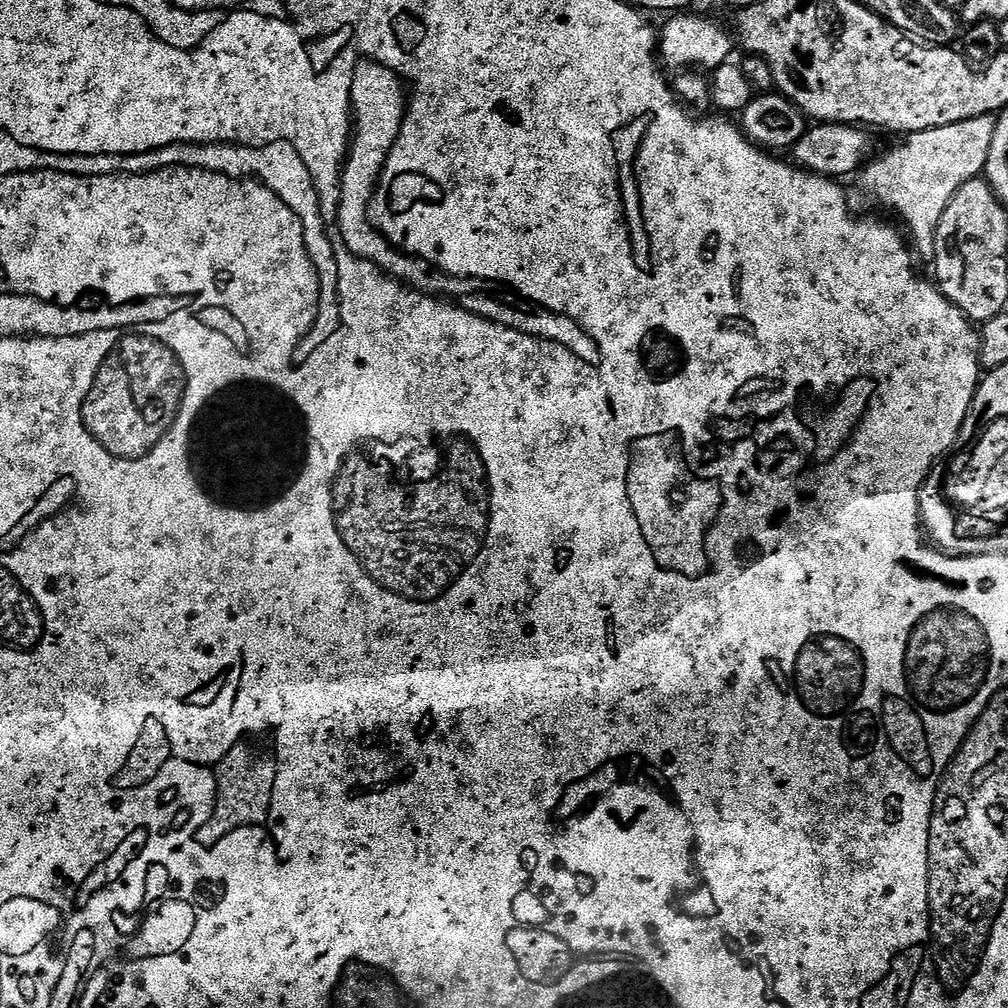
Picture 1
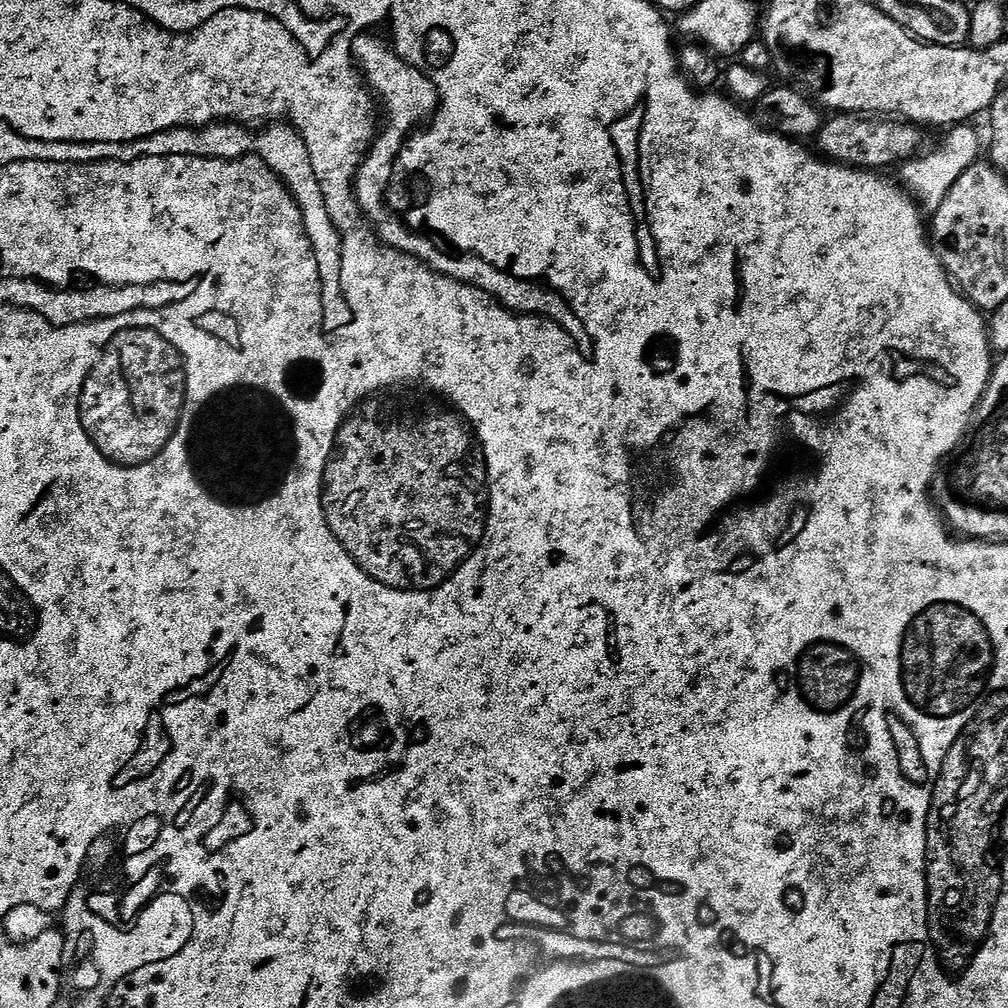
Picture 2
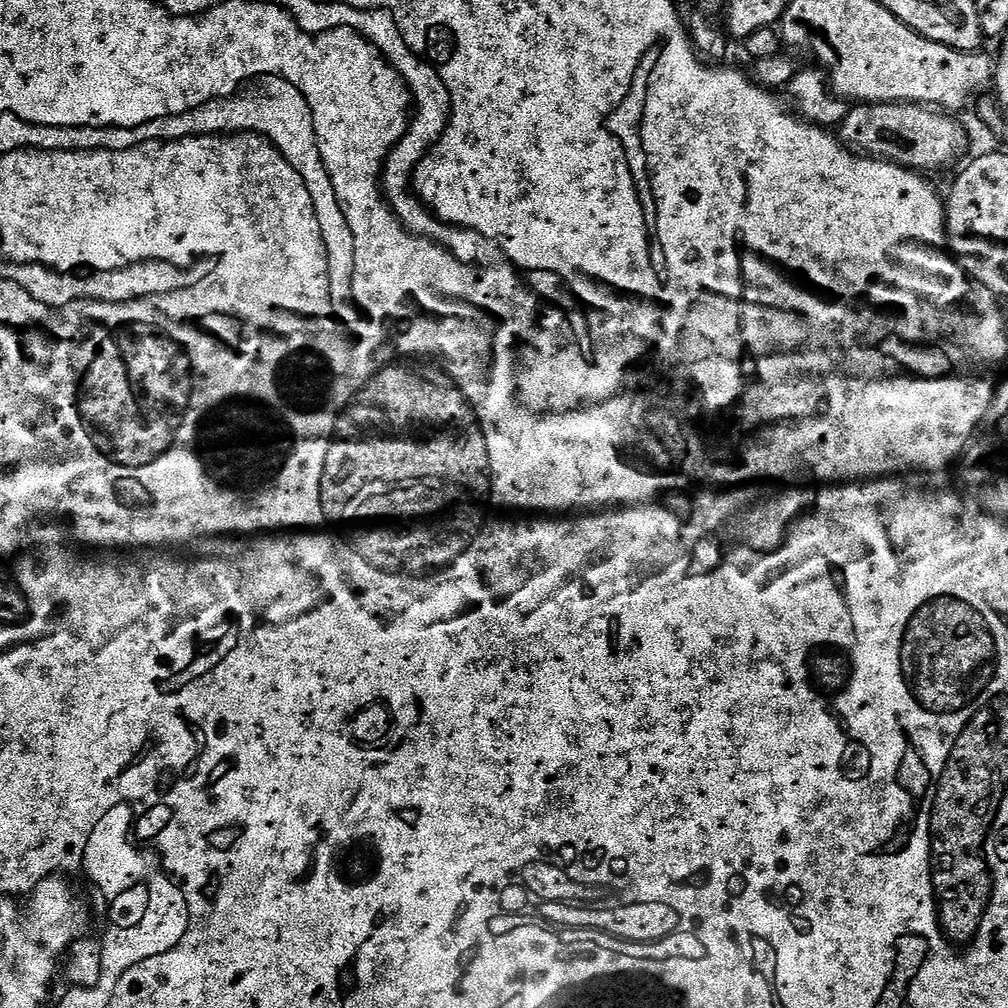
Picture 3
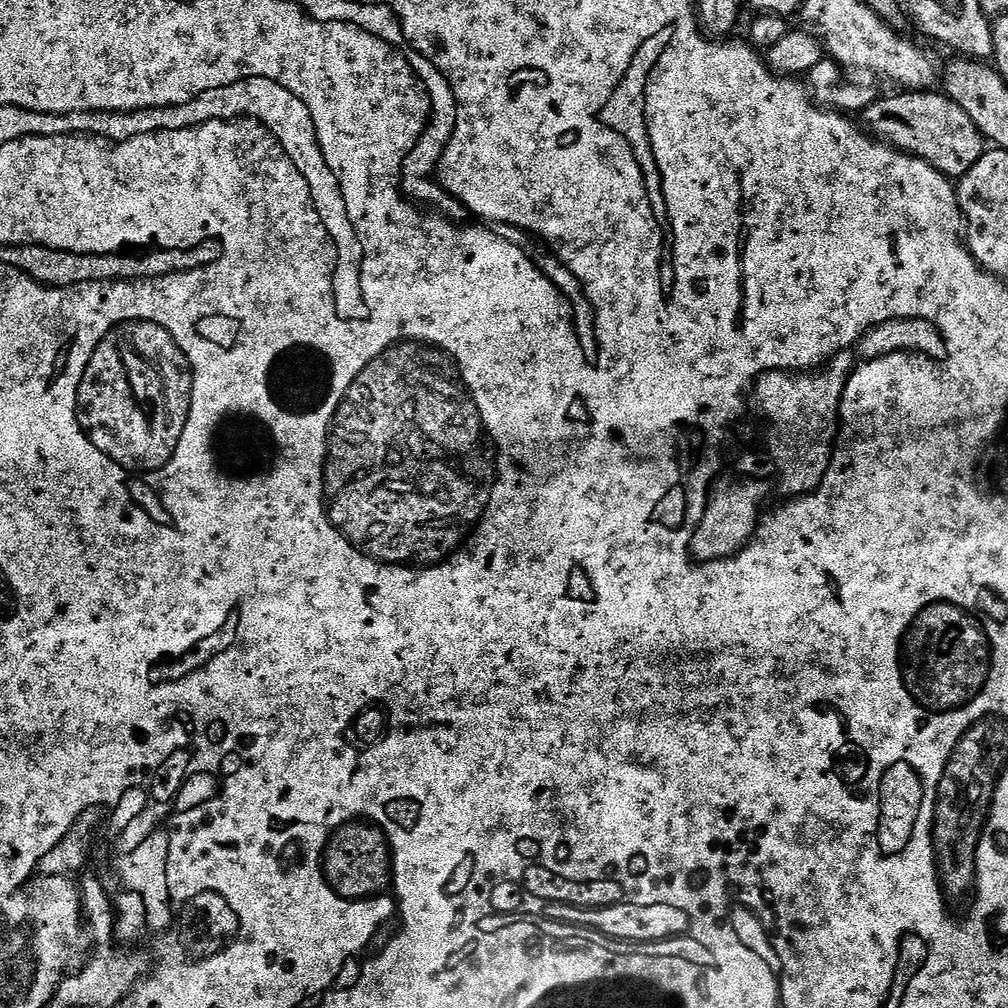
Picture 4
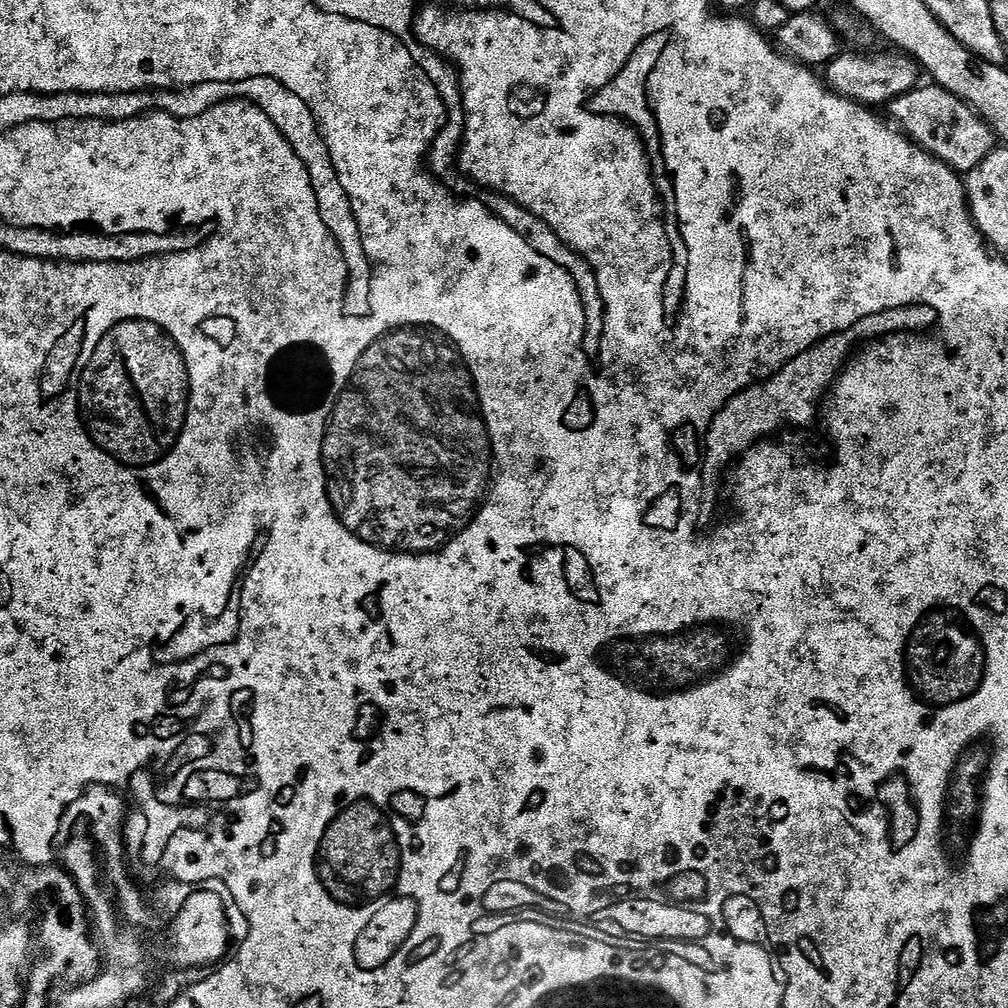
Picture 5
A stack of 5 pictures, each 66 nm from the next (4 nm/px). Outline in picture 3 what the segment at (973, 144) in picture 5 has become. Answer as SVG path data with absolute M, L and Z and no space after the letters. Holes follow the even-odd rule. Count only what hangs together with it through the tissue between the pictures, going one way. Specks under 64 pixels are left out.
M857 103L855 106L849 107L846 118L838 126L838 139L841 144L845 144L846 147L855 150L860 154L867 154L874 156L882 160L889 160L892 164L900 164L904 168L910 168L913 170L928 170L924 168L944 168L947 164L952 164L964 151L968 148L968 132L955 120L955 115L949 114L944 110L937 110L932 106L925 106L922 104L862 104Z

